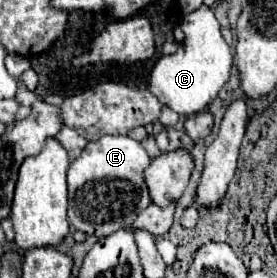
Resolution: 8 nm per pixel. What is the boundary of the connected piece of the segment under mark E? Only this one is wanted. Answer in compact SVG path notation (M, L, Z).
M103 135L87 143L81 155L67 169L69 185L69 223L95 237L105 237L117 229L131 227L135 217L151 203L143 179L145 167L151 157L143 145L127 135Z

